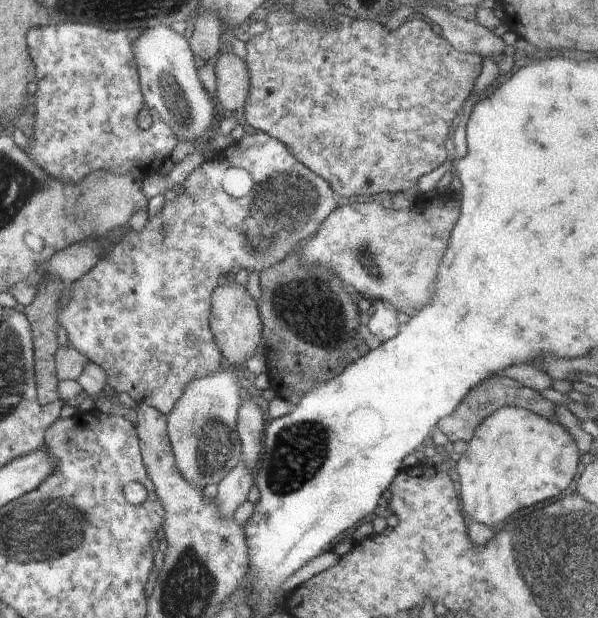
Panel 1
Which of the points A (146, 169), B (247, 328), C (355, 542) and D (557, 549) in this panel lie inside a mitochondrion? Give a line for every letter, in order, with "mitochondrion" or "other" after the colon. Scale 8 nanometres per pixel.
A: other
B: other
C: other
D: mitochondrion

